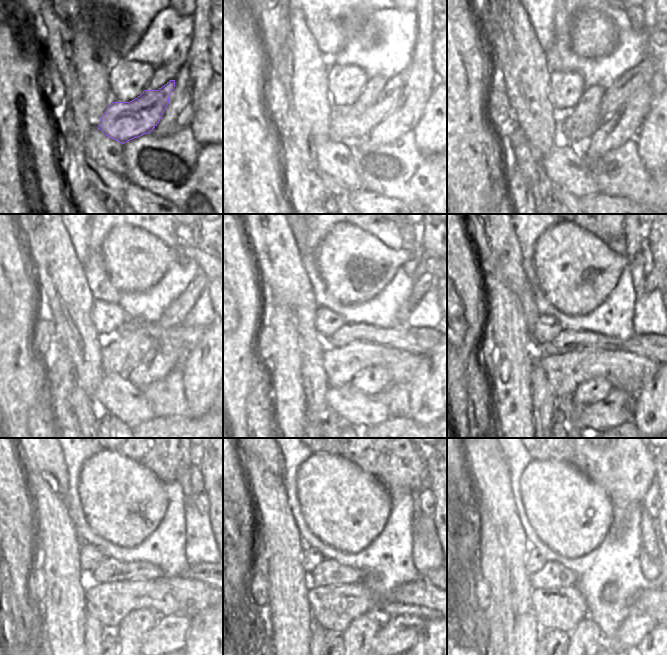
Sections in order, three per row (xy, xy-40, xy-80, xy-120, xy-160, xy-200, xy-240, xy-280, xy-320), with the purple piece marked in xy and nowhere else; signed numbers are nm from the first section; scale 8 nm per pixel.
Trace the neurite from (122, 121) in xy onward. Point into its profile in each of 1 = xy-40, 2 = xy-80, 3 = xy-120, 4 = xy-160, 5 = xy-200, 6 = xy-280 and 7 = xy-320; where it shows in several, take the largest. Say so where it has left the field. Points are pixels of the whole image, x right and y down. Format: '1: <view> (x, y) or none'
1: xy-40 (348, 125)
2: xy-80 (627, 83)
3: xy-120 (175, 314)
4: xy-160 (423, 284)
5: xy-200 (650, 280)
6: xy-280 (426, 498)
7: xy-320 (650, 502)

